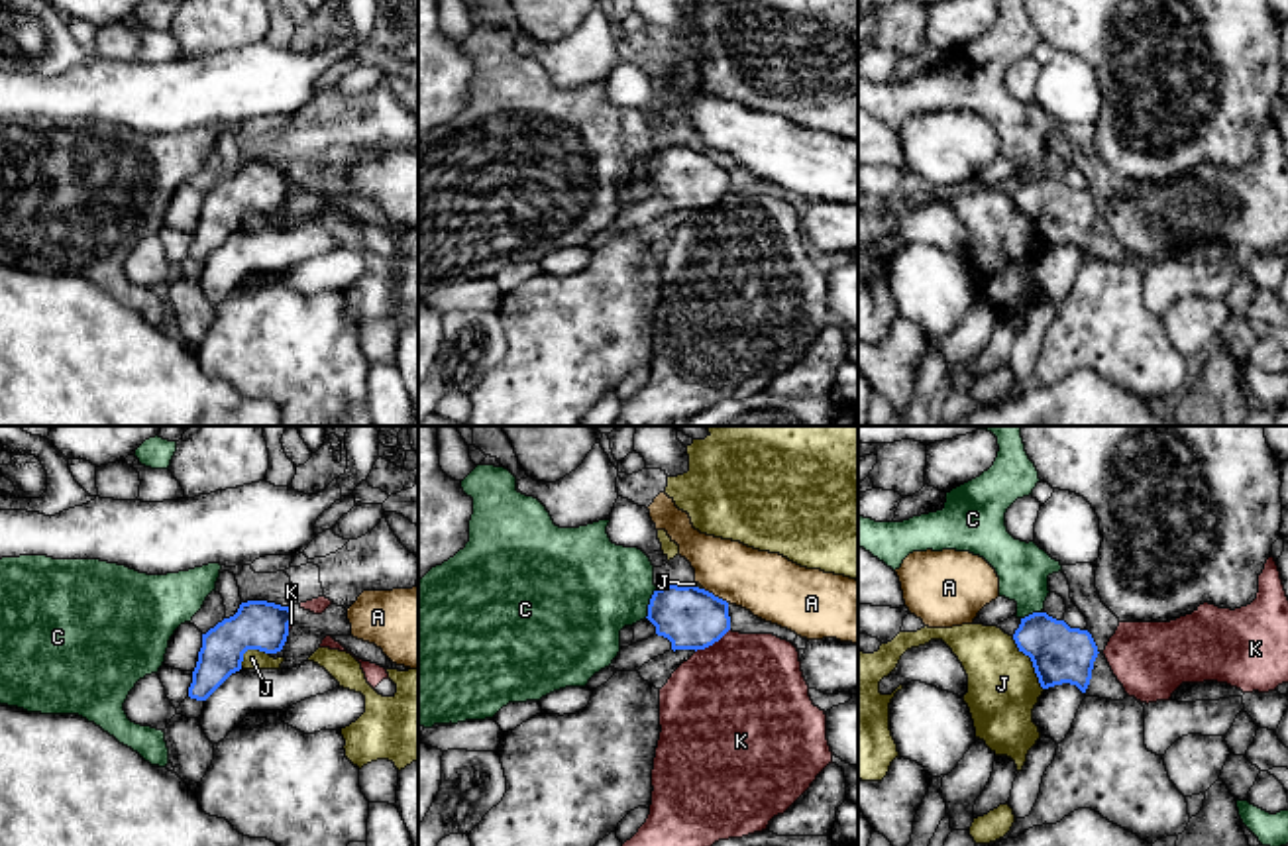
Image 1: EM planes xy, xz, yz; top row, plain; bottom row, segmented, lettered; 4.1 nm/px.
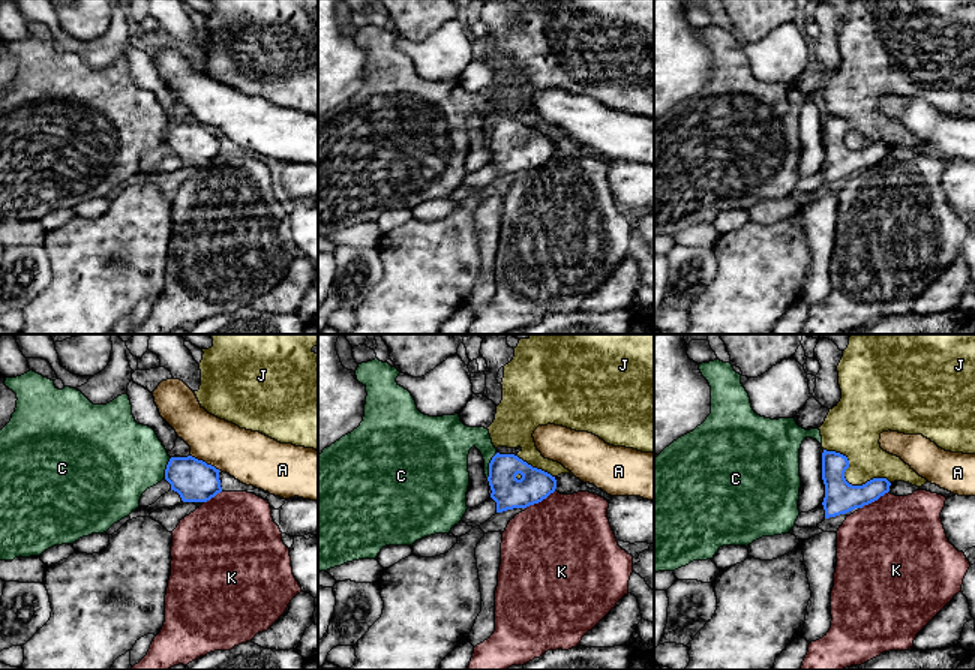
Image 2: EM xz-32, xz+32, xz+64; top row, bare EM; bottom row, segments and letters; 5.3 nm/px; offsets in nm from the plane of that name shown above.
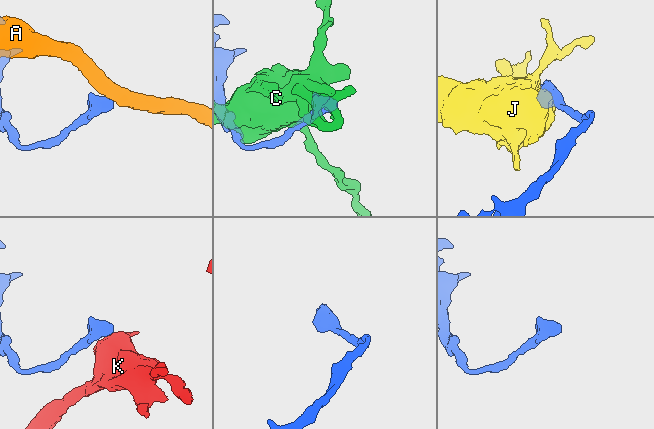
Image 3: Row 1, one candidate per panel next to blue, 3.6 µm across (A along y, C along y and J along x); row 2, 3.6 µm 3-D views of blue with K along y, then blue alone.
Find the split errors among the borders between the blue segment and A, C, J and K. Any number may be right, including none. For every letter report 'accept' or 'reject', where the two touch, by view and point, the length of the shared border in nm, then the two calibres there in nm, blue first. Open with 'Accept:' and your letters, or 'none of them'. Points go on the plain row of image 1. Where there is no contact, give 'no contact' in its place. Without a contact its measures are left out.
Accept: none of them
A: reject; contact xz (713, 156); length 120 nm; calibres 260 and 260 nm
C: reject; contact xz (650, 163); length 140 nm; calibres 260 and 400 nm
J: reject; contact yz (1033, 224); length 260 nm; calibres 240 and 280 nm
K: reject; contact xz (711, 205); length 170 nm; calibres 260 and 500 nm

